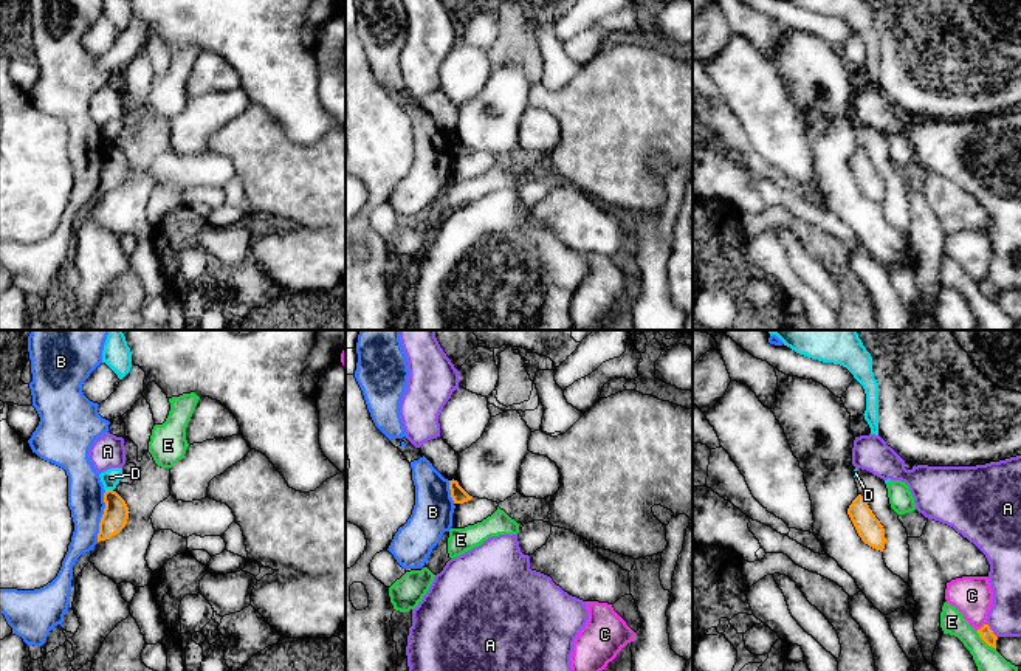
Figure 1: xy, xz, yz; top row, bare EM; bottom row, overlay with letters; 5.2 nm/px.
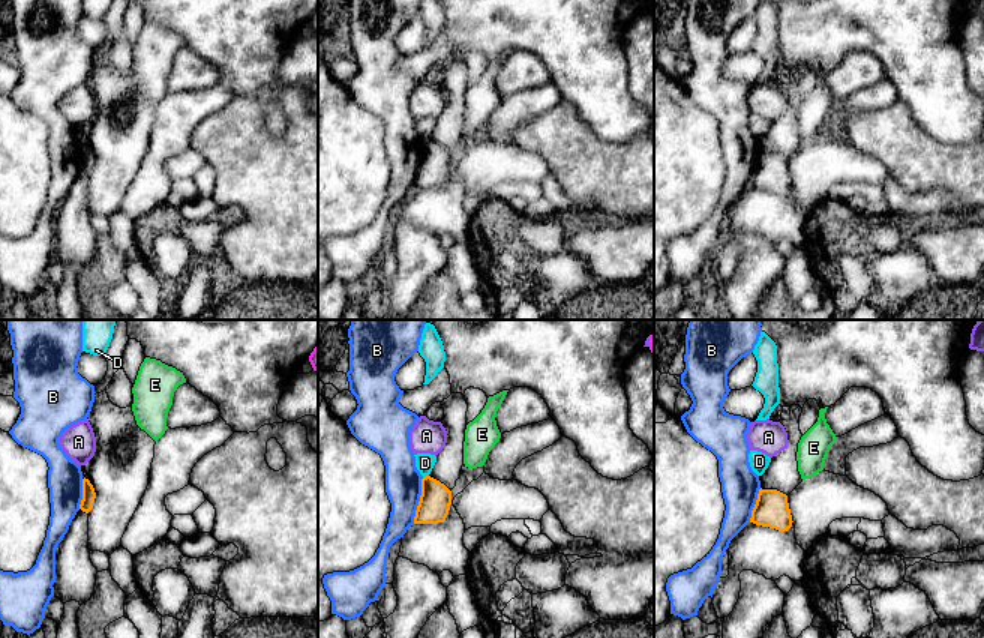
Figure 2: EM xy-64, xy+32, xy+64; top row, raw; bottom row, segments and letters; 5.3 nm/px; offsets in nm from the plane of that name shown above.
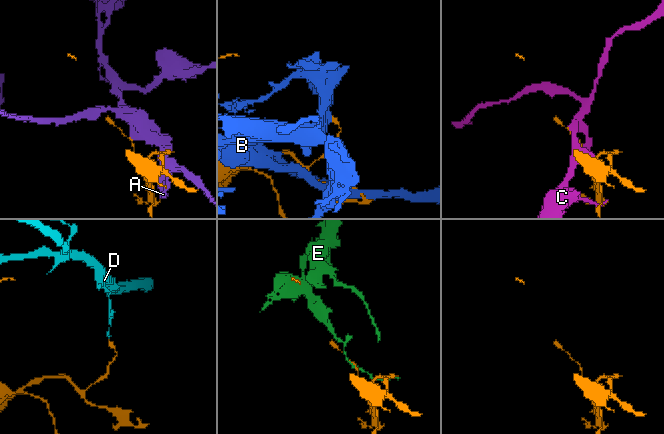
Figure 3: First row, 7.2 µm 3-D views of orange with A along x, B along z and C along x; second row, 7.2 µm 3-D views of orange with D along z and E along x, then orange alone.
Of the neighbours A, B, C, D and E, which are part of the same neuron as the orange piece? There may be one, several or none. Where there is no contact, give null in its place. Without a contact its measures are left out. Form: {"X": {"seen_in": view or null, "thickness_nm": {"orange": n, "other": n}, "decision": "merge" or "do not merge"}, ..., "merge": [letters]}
{"A": {"seen_in": "yz", "thickness_nm": {"orange": 70, "other": 180}, "decision": "do not merge"}, "B": {"seen_in": "xy", "thickness_nm": {"orange": 130, "other": 190}, "decision": "do not merge"}, "C": {"seen_in": "yz", "thickness_nm": {"orange": 70, "other": 200}, "decision": "do not merge"}, "D": {"seen_in": "xy", "thickness_nm": {"orange": 130, "other": 90}, "decision": "do not merge"}, "E": {"seen_in": "yz", "thickness_nm": {"orange": 70, "other": 130}, "decision": "do not merge"}, "merge": []}

